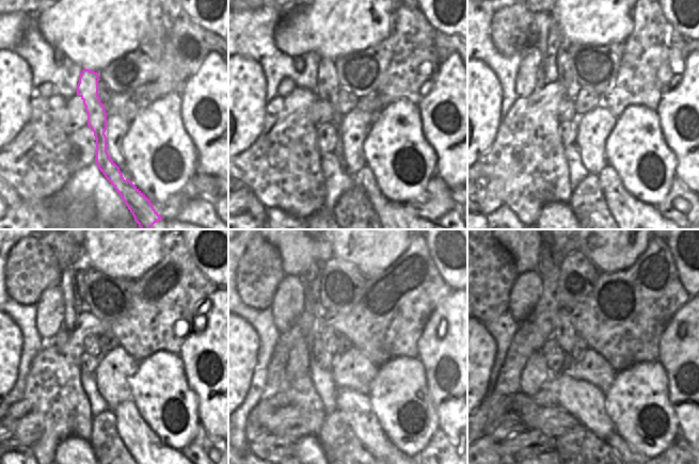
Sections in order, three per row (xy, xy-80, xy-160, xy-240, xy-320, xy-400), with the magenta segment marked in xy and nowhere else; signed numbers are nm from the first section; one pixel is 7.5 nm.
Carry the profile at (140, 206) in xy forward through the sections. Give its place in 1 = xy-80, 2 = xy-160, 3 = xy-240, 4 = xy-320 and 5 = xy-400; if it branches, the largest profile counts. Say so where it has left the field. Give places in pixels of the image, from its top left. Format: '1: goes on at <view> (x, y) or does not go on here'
1: goes on at xy-80 (328, 88)
2: goes on at xy-160 (565, 75)
3: goes on at xy-240 (78, 286)
4: goes on at xy-320 (312, 274)
5: goes on at xy-400 (544, 261)

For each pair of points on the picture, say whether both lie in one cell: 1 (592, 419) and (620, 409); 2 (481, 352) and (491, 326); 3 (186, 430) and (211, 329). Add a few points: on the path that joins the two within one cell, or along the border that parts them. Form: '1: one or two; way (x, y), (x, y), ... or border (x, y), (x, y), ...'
1: two; border (605, 394), (604, 409), (612, 420), (615, 431)
2: two; border (483, 323), (496, 346), (495, 357)
3: two; border (184, 371), (187, 383), (197, 399), (199, 418)

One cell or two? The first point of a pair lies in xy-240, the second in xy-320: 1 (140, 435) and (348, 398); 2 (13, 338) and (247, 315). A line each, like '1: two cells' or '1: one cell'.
1: one cell
2: two cells

